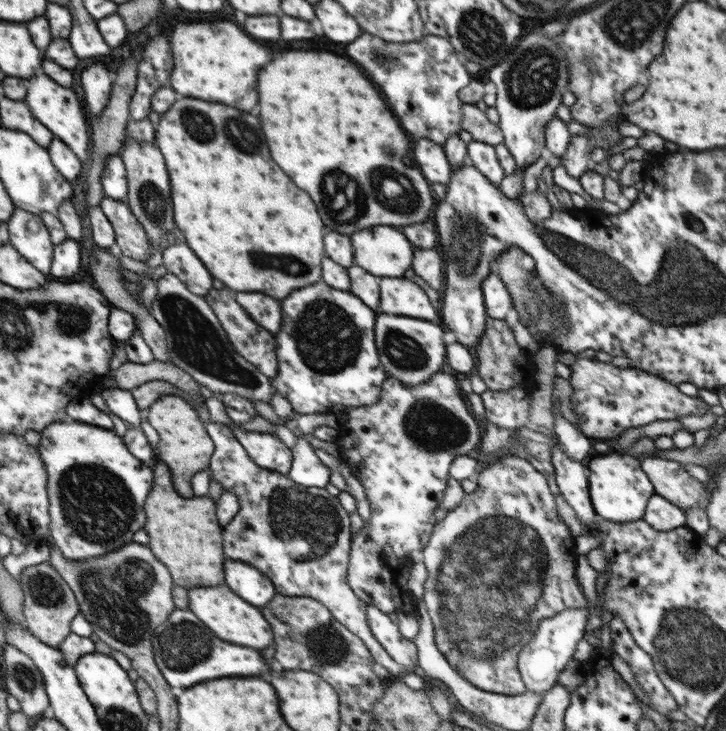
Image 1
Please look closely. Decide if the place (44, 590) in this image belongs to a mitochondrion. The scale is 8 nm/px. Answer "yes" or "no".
yes

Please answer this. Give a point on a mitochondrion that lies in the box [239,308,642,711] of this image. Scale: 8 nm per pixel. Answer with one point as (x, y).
(490, 588)

